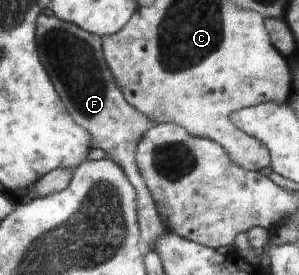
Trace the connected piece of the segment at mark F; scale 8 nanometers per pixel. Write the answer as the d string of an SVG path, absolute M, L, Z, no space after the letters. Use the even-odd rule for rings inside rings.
M39 16L37 21L37 46L38 55L41 56L42 63L46 71L49 72L50 79L53 80L54 87L57 88L62 102L66 104L66 110L75 123L87 130L91 134L91 149L101 149L107 158L114 159L123 168L125 176L133 186L136 194L138 223L142 226L142 240L148 251L153 251L153 246L157 238L165 231L161 223L155 202L151 192L147 189L137 167L136 151L143 136L155 125L151 118L147 118L143 112L139 112L130 106L119 90L111 70L104 58L102 48L102 38L85 32L71 22L63 22L56 16Z

